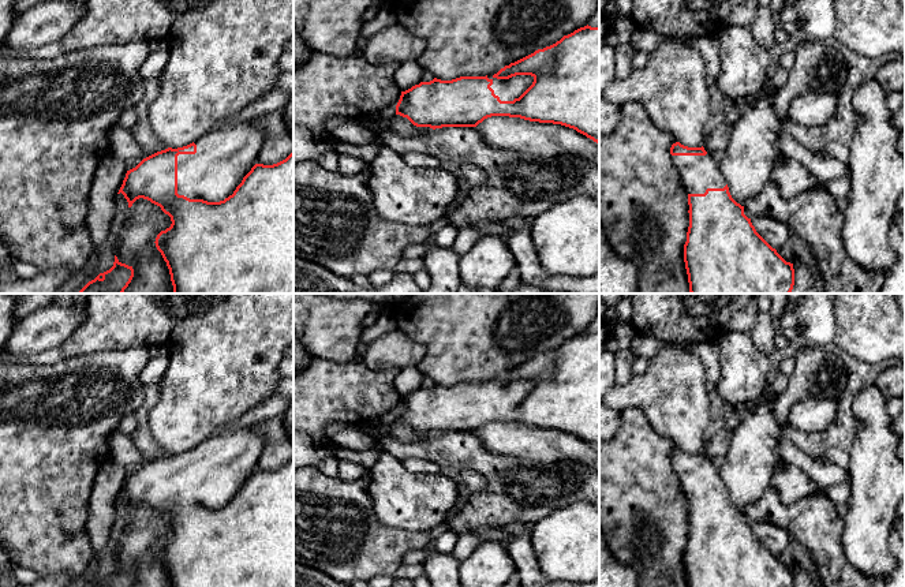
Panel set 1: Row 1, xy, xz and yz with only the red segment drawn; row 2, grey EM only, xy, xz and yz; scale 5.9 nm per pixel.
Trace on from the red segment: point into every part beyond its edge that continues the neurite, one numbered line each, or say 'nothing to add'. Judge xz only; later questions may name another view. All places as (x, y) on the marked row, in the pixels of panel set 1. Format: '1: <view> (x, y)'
1: xz (509, 89)

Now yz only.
1: yz (698, 174)

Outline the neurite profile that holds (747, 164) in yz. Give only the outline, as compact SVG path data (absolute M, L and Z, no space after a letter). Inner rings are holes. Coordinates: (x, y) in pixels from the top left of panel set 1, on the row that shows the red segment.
M767 78L764 90L766 94L732 123L729 145L719 162L729 192L741 206L771 180L773 168L781 154L781 116L774 111L778 89Z

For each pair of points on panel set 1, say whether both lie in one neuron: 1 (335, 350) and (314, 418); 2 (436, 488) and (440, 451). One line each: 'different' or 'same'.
1: different
2: different

